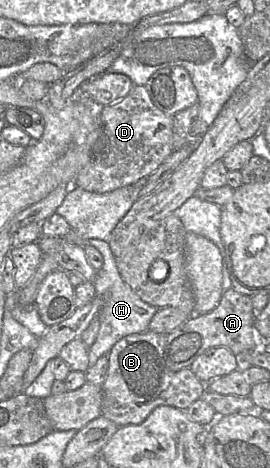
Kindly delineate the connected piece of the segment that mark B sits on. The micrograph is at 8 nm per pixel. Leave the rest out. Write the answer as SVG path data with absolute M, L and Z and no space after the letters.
M150 330L123 337L108 354L108 371L101 387L101 415L118 427L137 425L158 406L186 410L207 389L189 368L170 370L164 359L165 335Z

